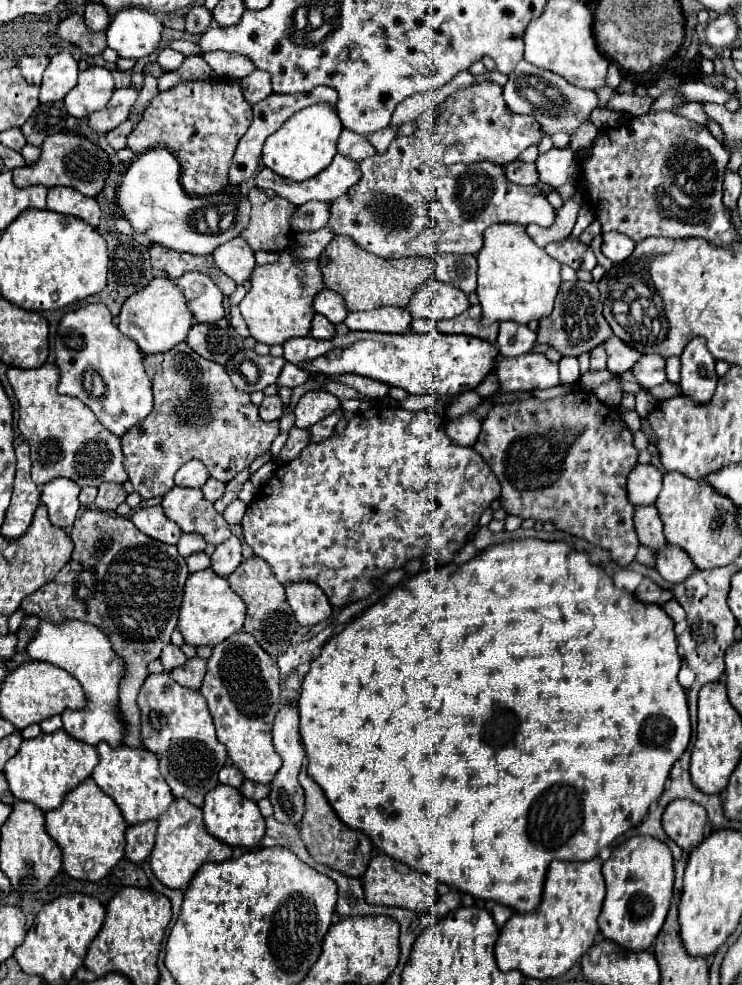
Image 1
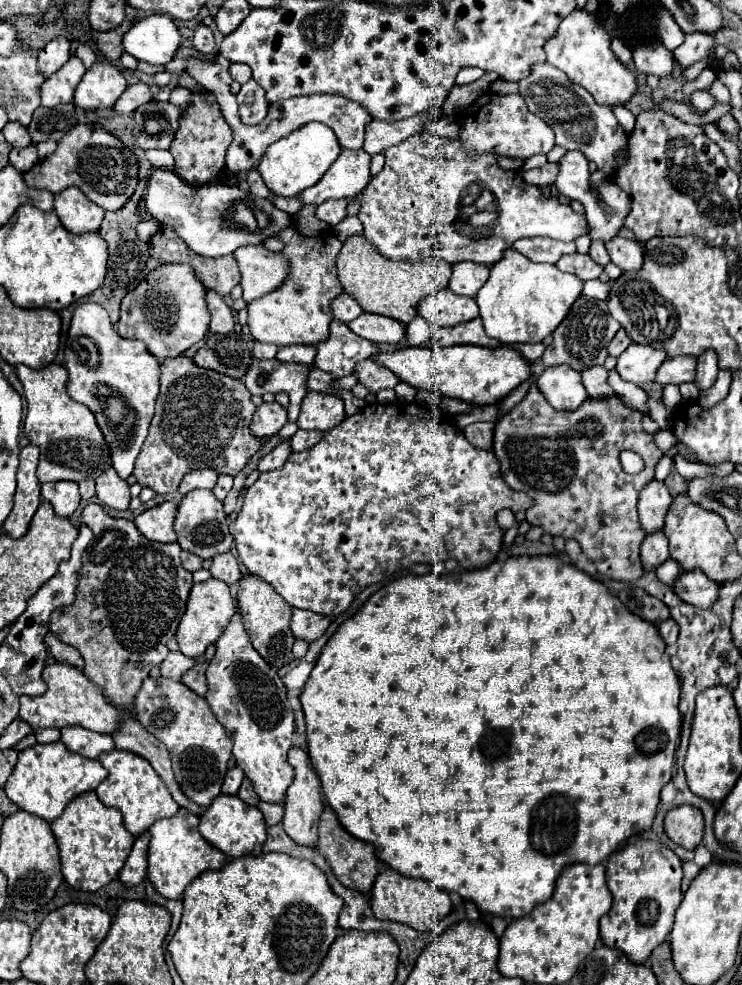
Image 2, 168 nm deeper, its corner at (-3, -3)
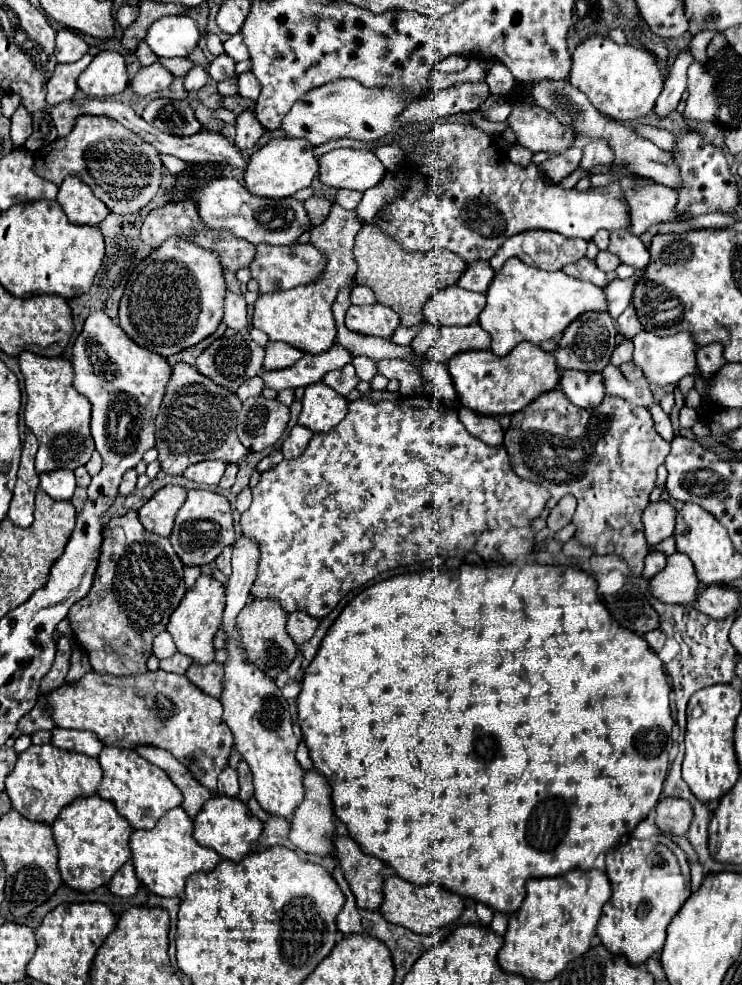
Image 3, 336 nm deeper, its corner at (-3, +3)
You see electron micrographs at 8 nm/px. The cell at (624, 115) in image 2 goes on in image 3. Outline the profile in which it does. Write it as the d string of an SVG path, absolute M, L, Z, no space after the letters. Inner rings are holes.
M636 125L636 133L642 135L644 139L650 139L654 145L662 147L664 151L670 151L674 147L674 137L666 129L658 129L658 127L650 127L650 125Z

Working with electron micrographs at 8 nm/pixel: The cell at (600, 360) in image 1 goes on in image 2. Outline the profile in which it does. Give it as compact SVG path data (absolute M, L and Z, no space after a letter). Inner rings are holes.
M620 329L620 331L614 335L614 339L610 341L608 351L610 351L612 357L620 357L620 355L626 351L626 347L628 347L630 343L632 343L632 339L628 339L628 333L626 333L624 329Z

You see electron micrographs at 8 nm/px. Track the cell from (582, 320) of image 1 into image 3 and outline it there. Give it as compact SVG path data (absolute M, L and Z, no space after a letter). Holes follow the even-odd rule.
M586 311L568 325L552 353L560 369L578 369L600 373L610 363L610 353L616 347L616 323L606 311Z

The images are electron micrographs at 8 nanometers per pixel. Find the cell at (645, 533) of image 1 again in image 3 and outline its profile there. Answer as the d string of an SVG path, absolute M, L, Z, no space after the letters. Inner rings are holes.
M650 551L648 557L644 559L644 577L654 577L660 569L666 565L666 555L662 551Z

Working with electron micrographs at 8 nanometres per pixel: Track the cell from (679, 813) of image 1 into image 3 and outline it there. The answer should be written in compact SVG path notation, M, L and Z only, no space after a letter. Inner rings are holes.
M666 797L656 807L656 825L664 833L672 835L686 835L694 819L694 809L688 801Z

